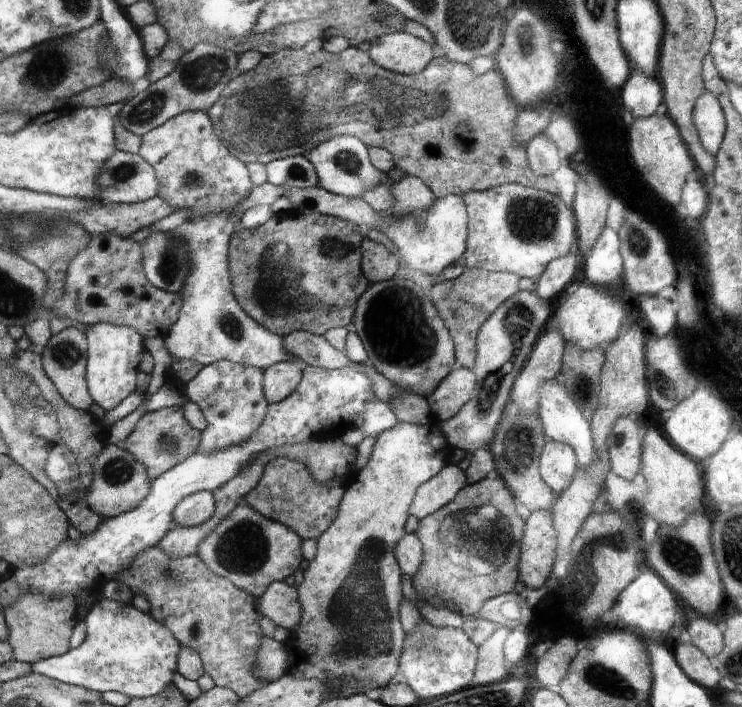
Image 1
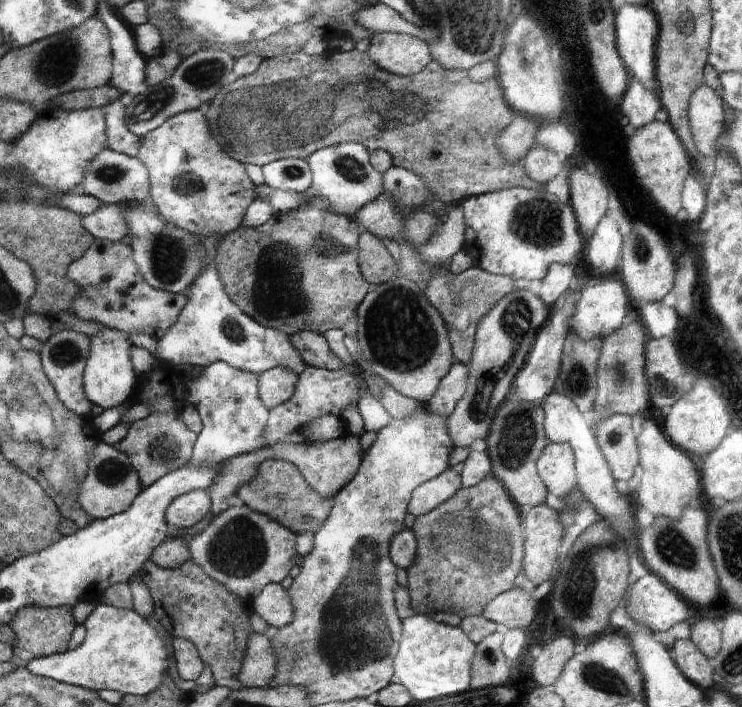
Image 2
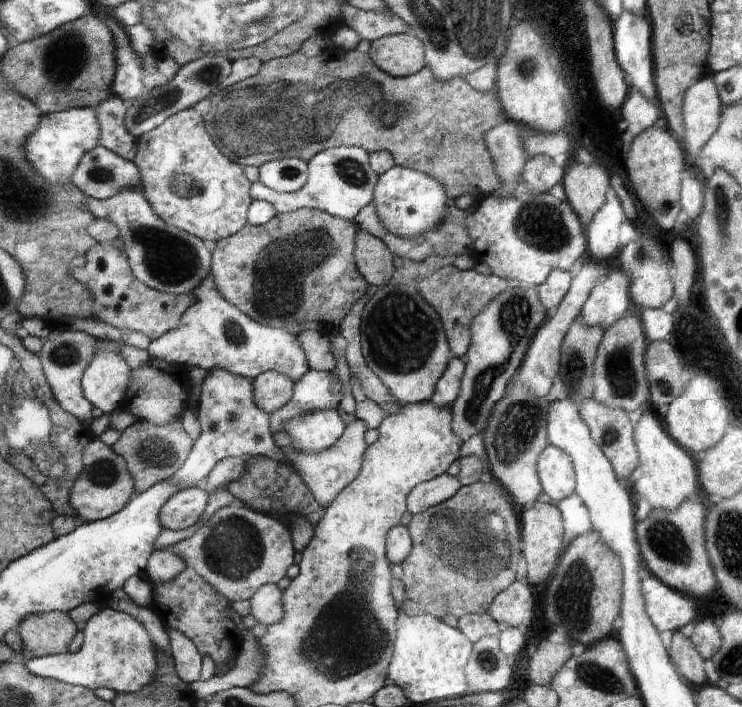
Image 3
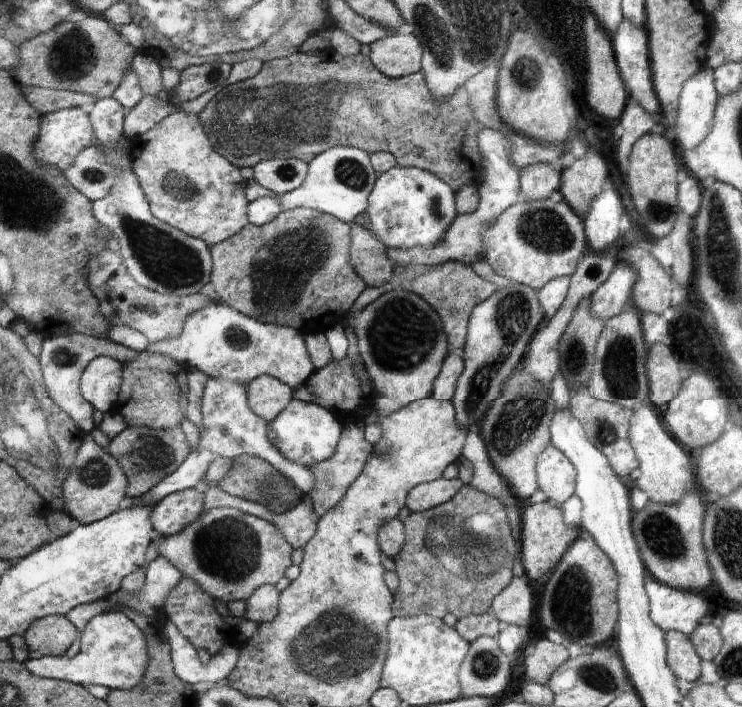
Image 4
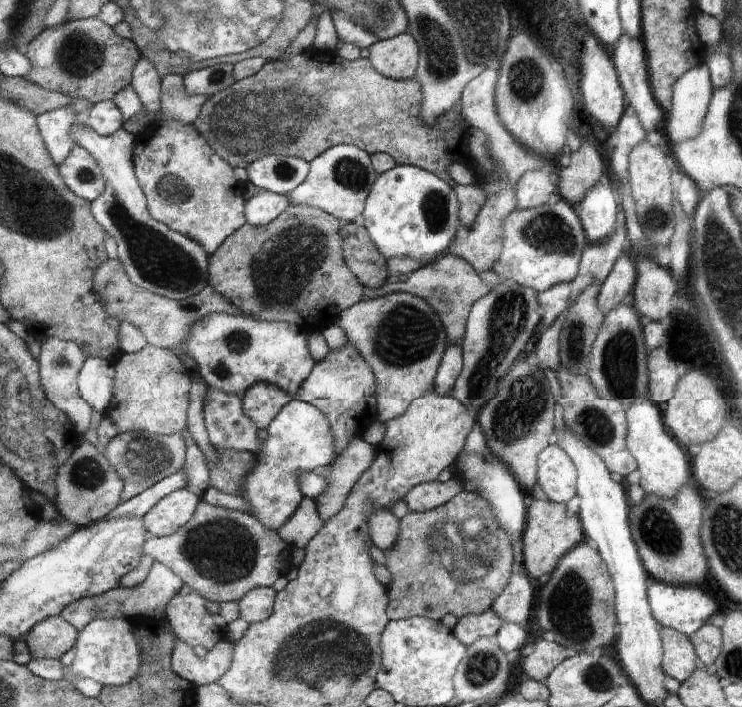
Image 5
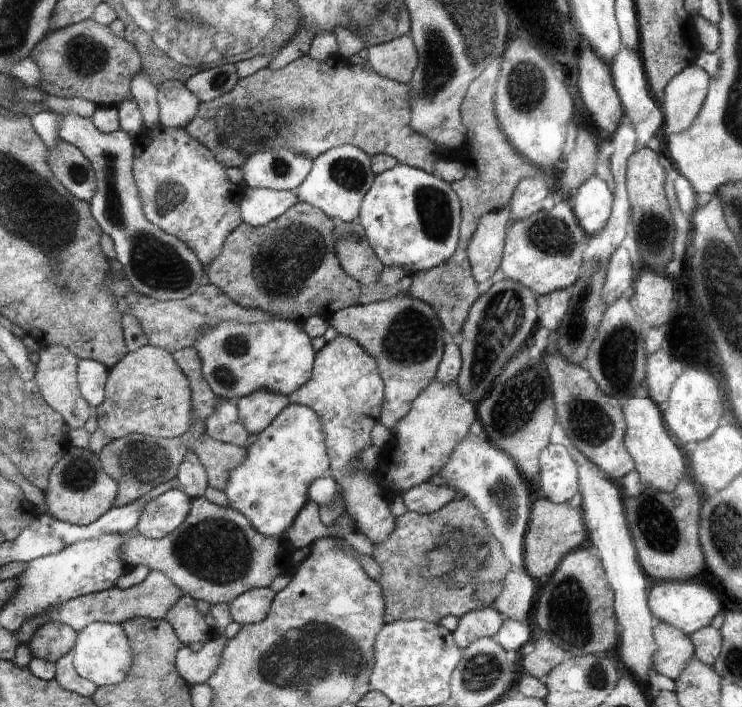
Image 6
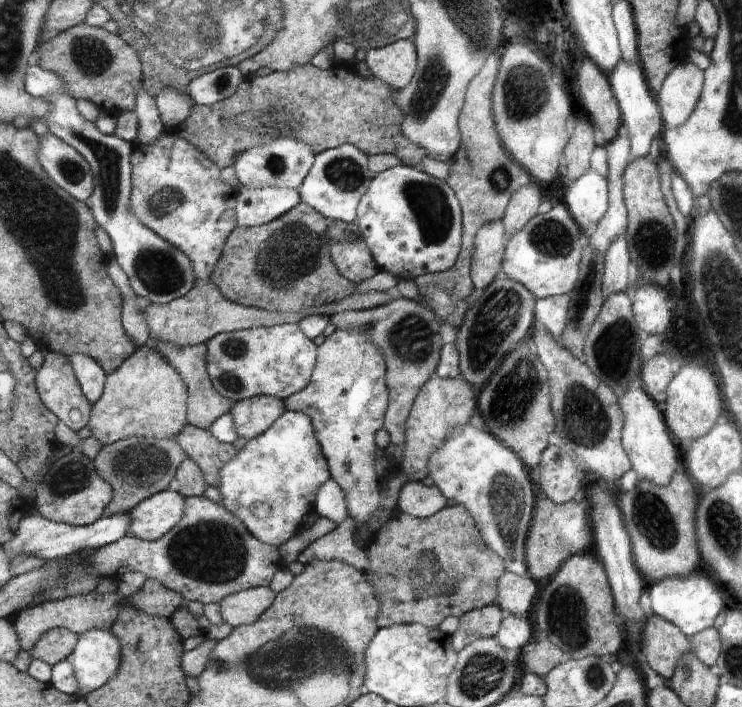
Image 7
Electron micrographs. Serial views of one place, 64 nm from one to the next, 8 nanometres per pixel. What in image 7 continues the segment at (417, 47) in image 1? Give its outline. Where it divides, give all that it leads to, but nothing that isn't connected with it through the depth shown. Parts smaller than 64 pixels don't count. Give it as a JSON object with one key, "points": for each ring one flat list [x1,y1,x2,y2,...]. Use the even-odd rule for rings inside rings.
{"points":[[400,39,382,48,368,51,364,61,375,78,382,80,384,84,390,84,397,91,406,87,414,78,418,70,418,49,412,39]]}

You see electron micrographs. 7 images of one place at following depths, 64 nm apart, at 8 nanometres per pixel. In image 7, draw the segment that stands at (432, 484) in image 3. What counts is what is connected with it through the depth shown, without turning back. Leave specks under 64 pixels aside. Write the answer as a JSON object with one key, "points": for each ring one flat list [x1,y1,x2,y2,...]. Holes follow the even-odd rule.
{"points":[[406,483,402,494,397,499,397,511,406,512,416,518,428,518,442,511,448,498,440,488,432,484]]}

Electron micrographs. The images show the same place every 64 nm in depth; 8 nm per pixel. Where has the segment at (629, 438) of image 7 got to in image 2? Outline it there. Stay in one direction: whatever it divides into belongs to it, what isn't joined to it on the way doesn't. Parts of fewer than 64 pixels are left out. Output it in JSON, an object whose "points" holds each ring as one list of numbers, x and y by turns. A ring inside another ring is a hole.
{"points":[[646,417,646,421,642,424,642,432,638,439,640,446,640,466,642,466,642,478,640,478,640,488,638,488,638,500,656,516,668,516,668,518,680,518,680,512,686,506,694,506,700,508,700,482,698,482,698,472,692,464,692,460,680,450,676,448,666,436,664,432]]}

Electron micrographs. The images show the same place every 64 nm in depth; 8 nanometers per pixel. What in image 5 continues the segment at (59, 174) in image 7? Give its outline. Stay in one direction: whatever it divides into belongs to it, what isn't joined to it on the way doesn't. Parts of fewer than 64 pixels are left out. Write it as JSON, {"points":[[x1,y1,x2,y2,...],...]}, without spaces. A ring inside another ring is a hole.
{"points":[[75,146,71,156,58,166,63,180,76,196,93,201,107,190,103,168,88,150,80,146]]}

